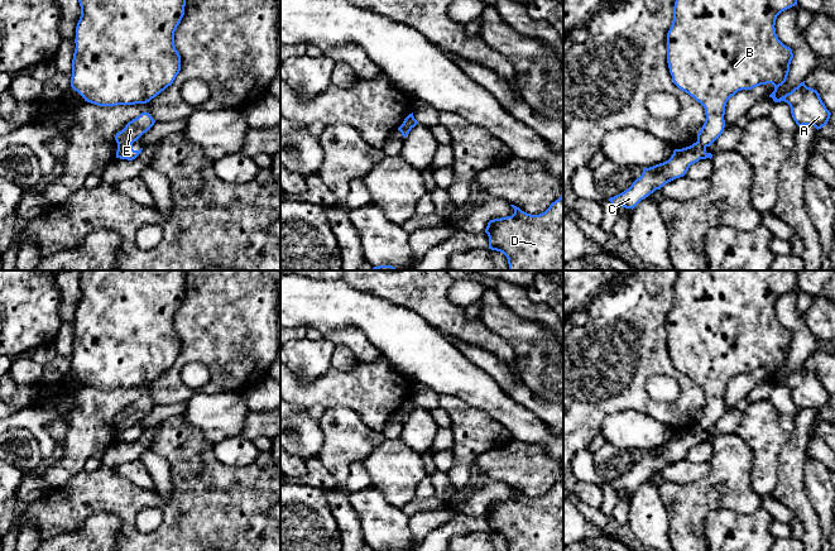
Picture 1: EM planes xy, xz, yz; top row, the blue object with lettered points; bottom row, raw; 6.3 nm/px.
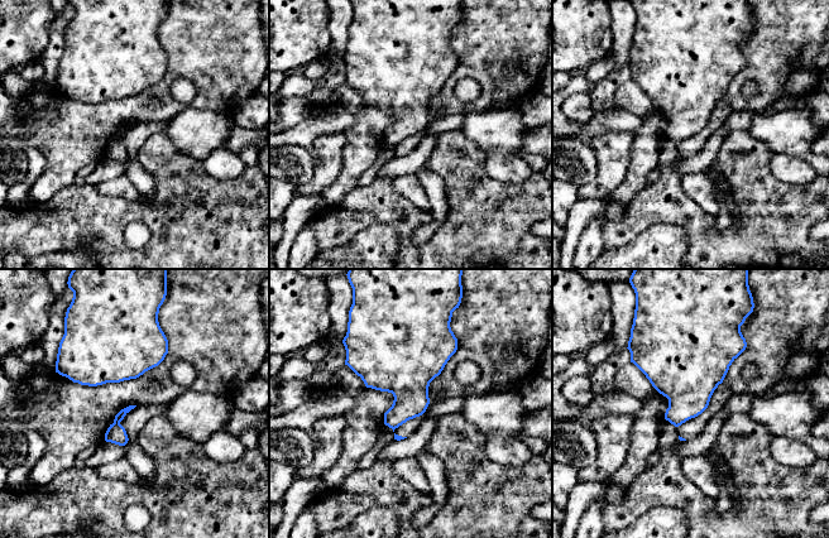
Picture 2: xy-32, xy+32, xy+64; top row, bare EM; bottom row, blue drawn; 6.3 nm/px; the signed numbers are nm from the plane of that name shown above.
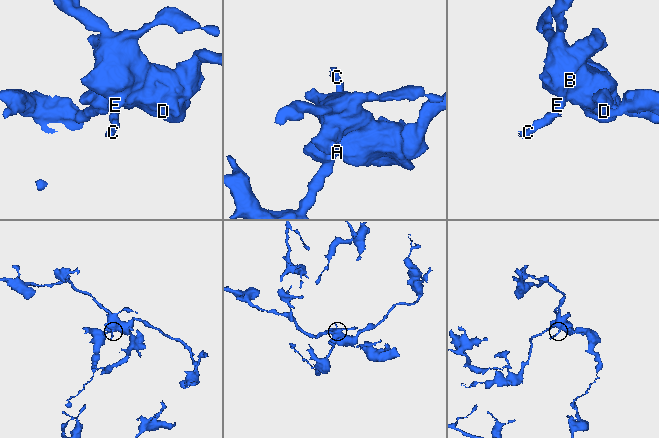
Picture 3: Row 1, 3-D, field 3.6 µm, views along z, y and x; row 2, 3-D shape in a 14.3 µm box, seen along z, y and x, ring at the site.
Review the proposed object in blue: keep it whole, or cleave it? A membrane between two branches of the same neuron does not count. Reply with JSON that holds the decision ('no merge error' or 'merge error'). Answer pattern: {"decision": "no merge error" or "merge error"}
{"decision": "merge error"}

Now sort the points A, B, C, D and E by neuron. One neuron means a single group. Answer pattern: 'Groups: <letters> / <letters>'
Groups: A B D E / C

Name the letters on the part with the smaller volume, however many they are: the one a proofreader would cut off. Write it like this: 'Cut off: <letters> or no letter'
Cut off: C

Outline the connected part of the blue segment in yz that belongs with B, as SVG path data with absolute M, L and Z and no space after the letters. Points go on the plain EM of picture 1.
M680 270L673 289L673 303L667 316L667 346L673 366L705 392L705 406L697 417L697 425L710 430L724 415L725 389L738 374L752 373L772 366L774 374L769 378L774 385L784 384L791 391L793 403L798 409L814 408L817 413L825 409L831 396L826 392L819 375L805 368L805 364L791 375L777 382L776 375L788 359L793 341L792 332L784 329L776 317L777 300L797 288L795 270Z

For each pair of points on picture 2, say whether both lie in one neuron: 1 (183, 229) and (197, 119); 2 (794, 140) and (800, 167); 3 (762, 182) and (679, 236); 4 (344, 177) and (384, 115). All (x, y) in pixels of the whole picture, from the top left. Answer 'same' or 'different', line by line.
1: different
2: different
3: different
4: same

